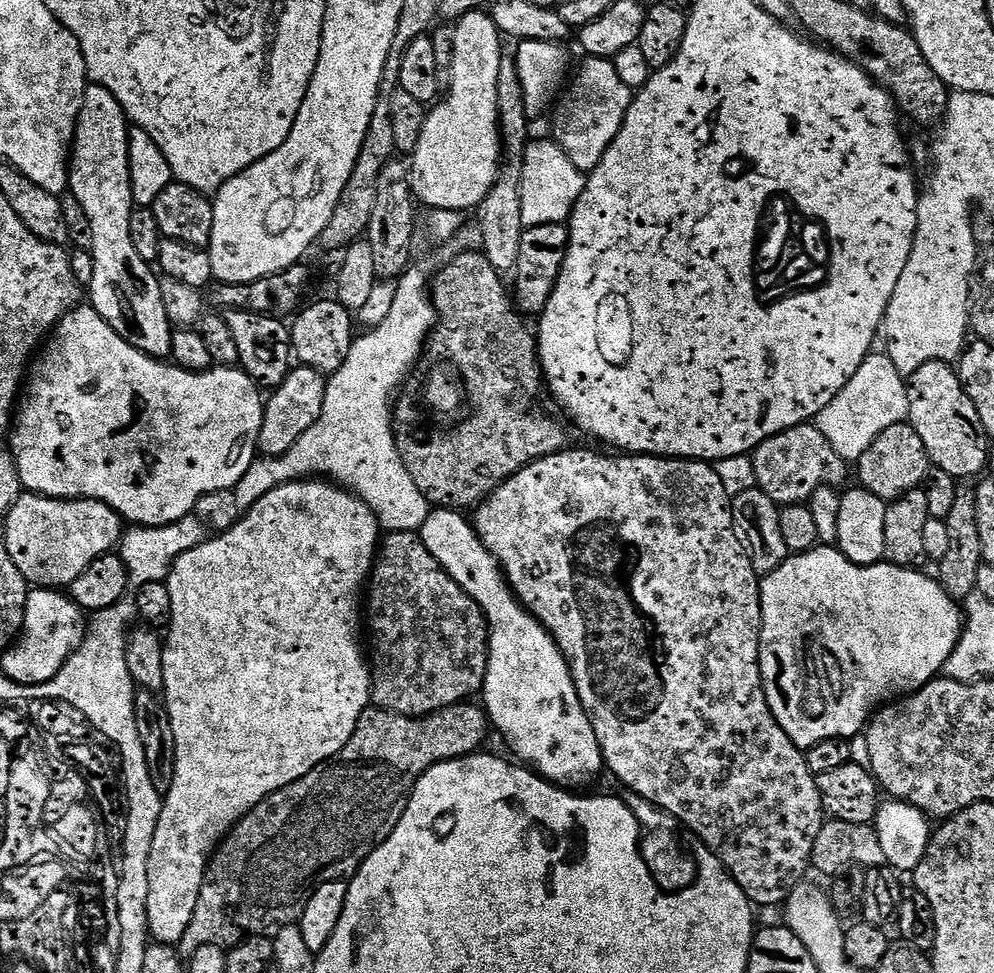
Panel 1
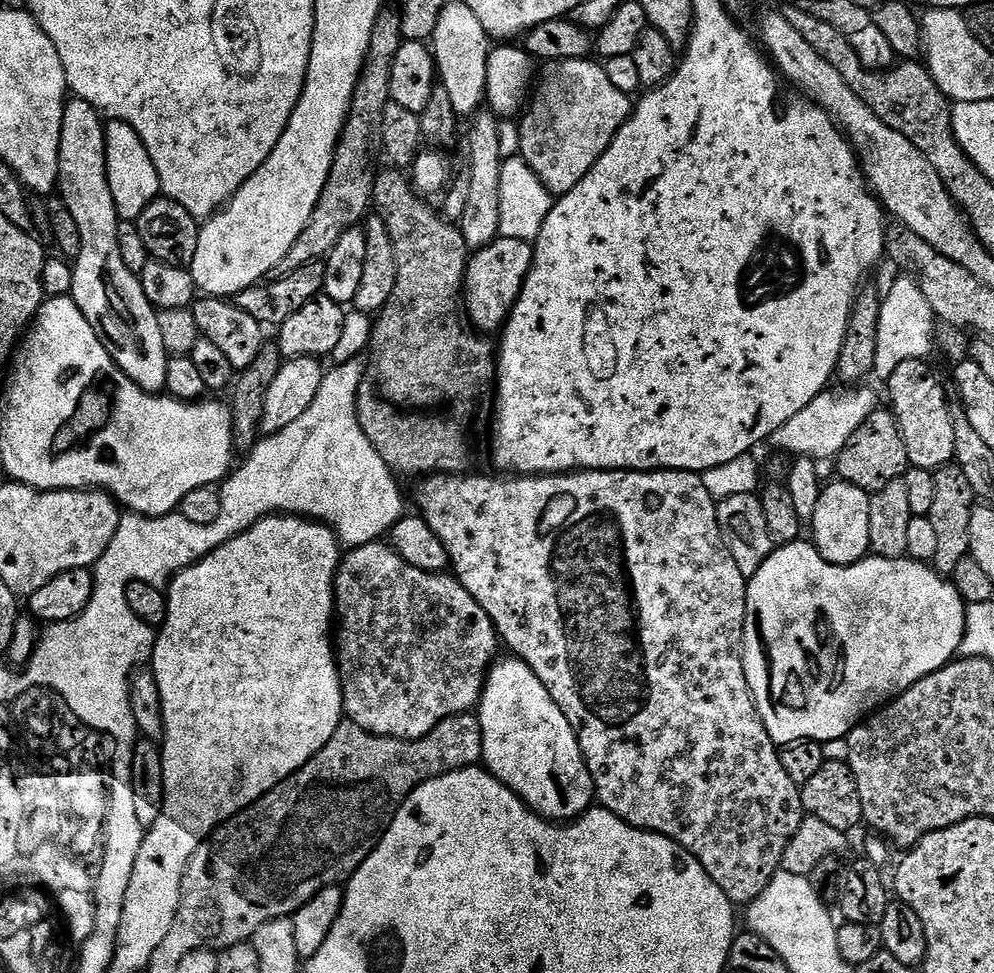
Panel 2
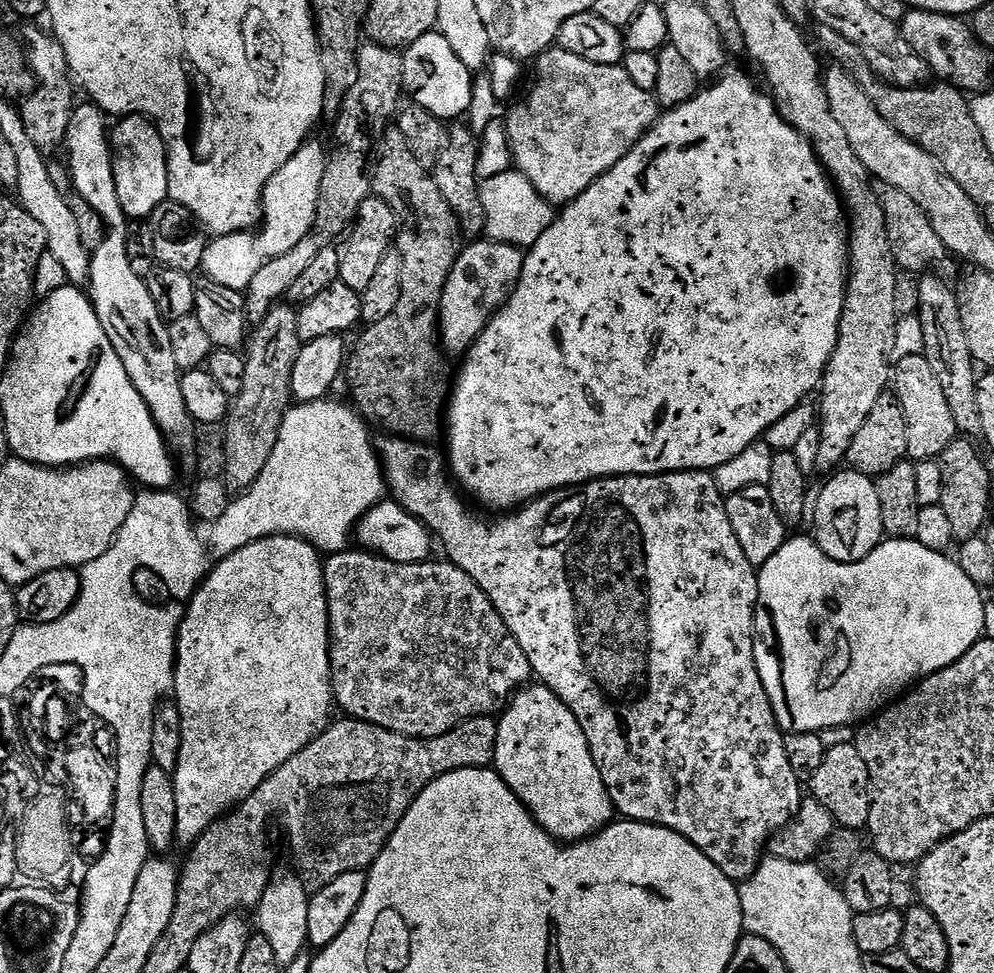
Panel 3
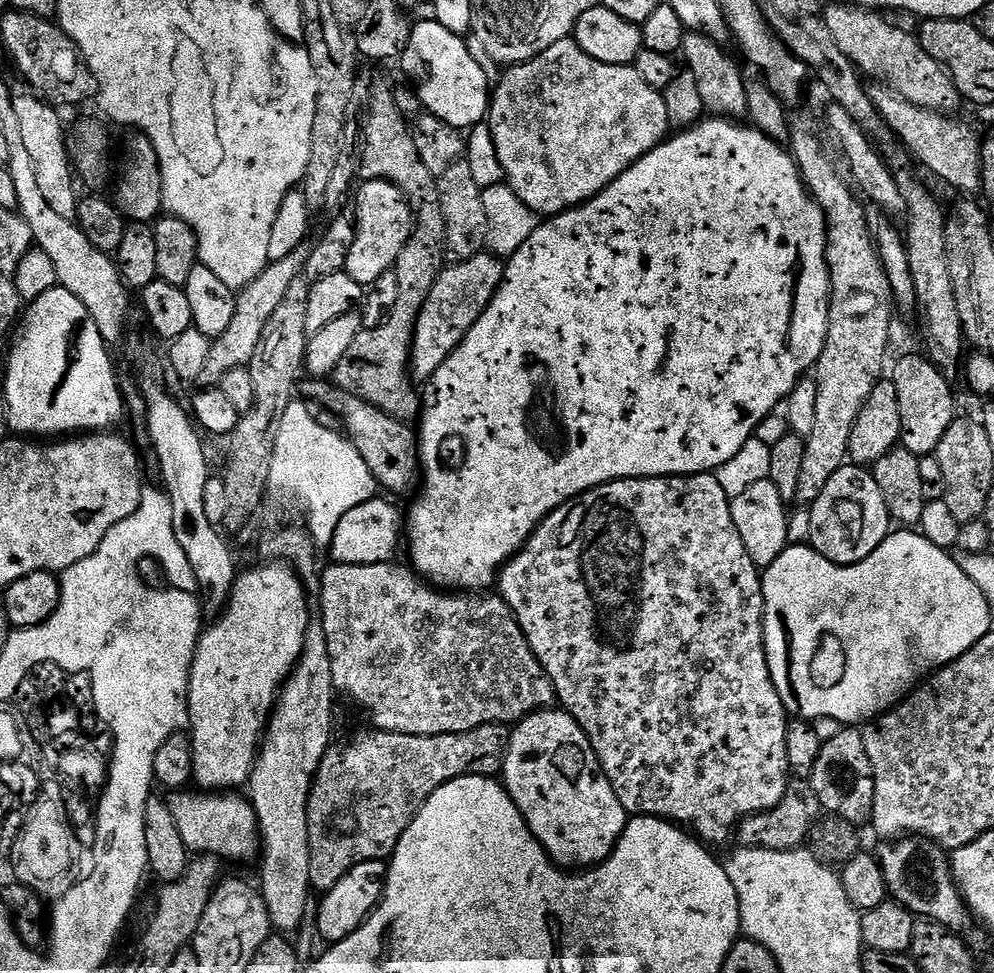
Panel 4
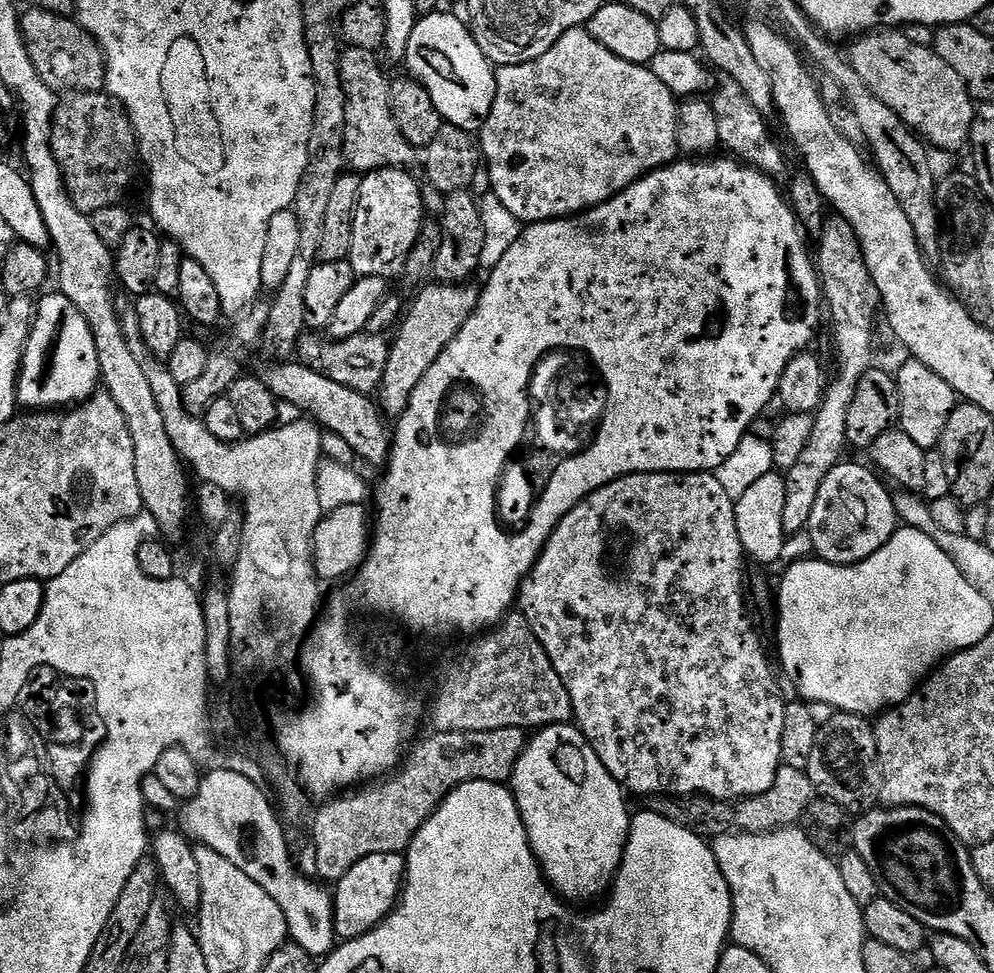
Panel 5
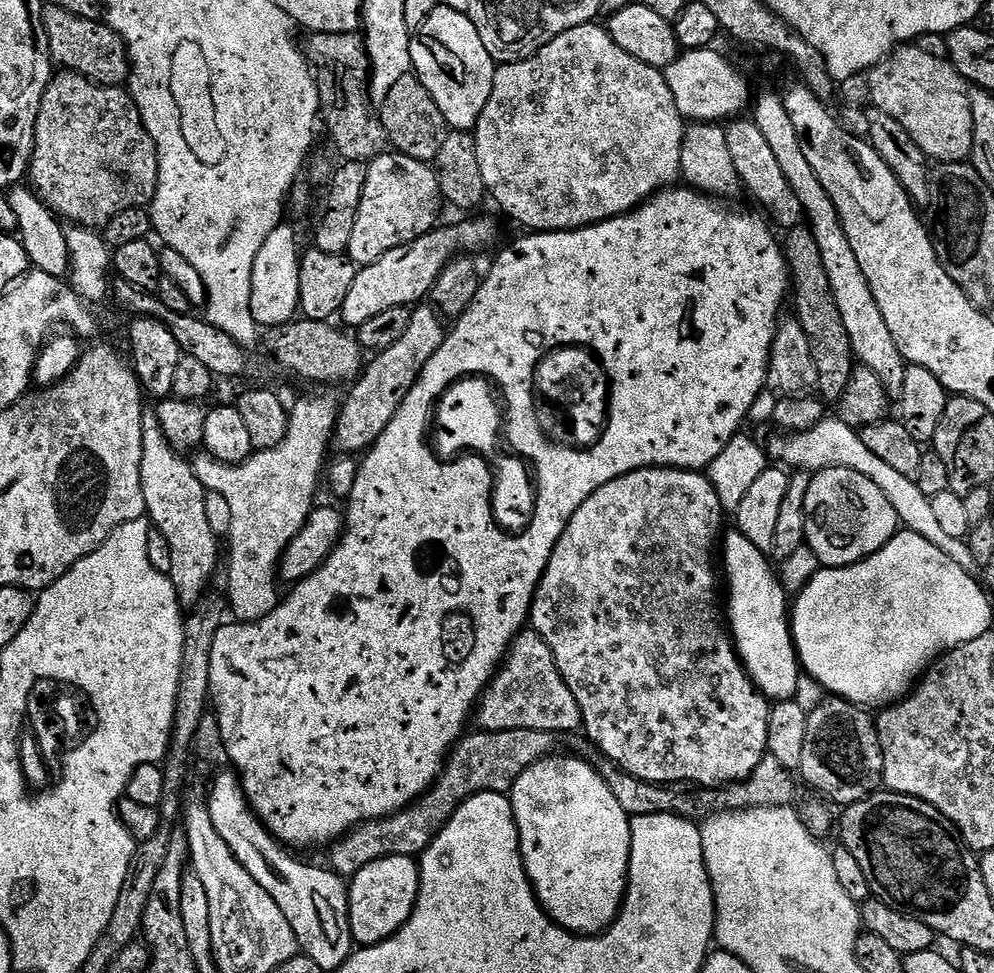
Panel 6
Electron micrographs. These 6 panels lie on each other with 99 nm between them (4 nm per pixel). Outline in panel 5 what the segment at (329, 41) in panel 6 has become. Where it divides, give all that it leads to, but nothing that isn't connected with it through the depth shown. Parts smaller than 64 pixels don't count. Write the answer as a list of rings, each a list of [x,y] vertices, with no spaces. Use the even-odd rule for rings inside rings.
[[[351,46],[343,49],[340,73],[346,90],[346,127],[344,127],[344,162],[353,173],[365,174],[377,168],[411,166],[418,160],[418,150],[402,136],[391,108],[390,76],[384,73],[379,55]]]

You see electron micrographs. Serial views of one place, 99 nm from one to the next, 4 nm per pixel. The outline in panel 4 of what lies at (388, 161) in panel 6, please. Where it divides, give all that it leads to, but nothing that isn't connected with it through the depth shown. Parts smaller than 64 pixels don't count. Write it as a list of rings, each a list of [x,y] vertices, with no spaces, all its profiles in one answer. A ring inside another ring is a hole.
[[[367,180],[360,185],[356,200],[358,218],[355,219],[356,236],[354,246],[351,247],[347,258],[345,272],[365,288],[391,271],[395,265],[398,254],[405,248],[410,238],[415,217],[409,207],[407,196],[400,188],[385,180]]]

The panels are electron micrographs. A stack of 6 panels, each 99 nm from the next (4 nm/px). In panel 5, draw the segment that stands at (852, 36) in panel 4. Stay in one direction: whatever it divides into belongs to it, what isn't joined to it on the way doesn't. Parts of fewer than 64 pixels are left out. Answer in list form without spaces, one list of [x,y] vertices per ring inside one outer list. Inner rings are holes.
[[[877,30],[853,39],[851,44],[846,57],[858,70],[858,78],[921,140],[944,152],[956,152],[968,144],[977,105],[966,90],[966,82],[938,58],[935,47],[917,46],[900,30]]]

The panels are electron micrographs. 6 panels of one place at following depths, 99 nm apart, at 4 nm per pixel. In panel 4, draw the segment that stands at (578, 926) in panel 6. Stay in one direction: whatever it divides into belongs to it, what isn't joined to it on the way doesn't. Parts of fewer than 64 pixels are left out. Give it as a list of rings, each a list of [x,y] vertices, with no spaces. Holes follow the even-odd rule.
[[[563,710],[535,712],[511,729],[502,783],[536,835],[536,841],[547,850],[552,863],[565,870],[587,870],[602,863],[612,855],[624,827],[630,822],[629,813],[618,802],[618,794],[610,786],[586,734],[576,719]]]

